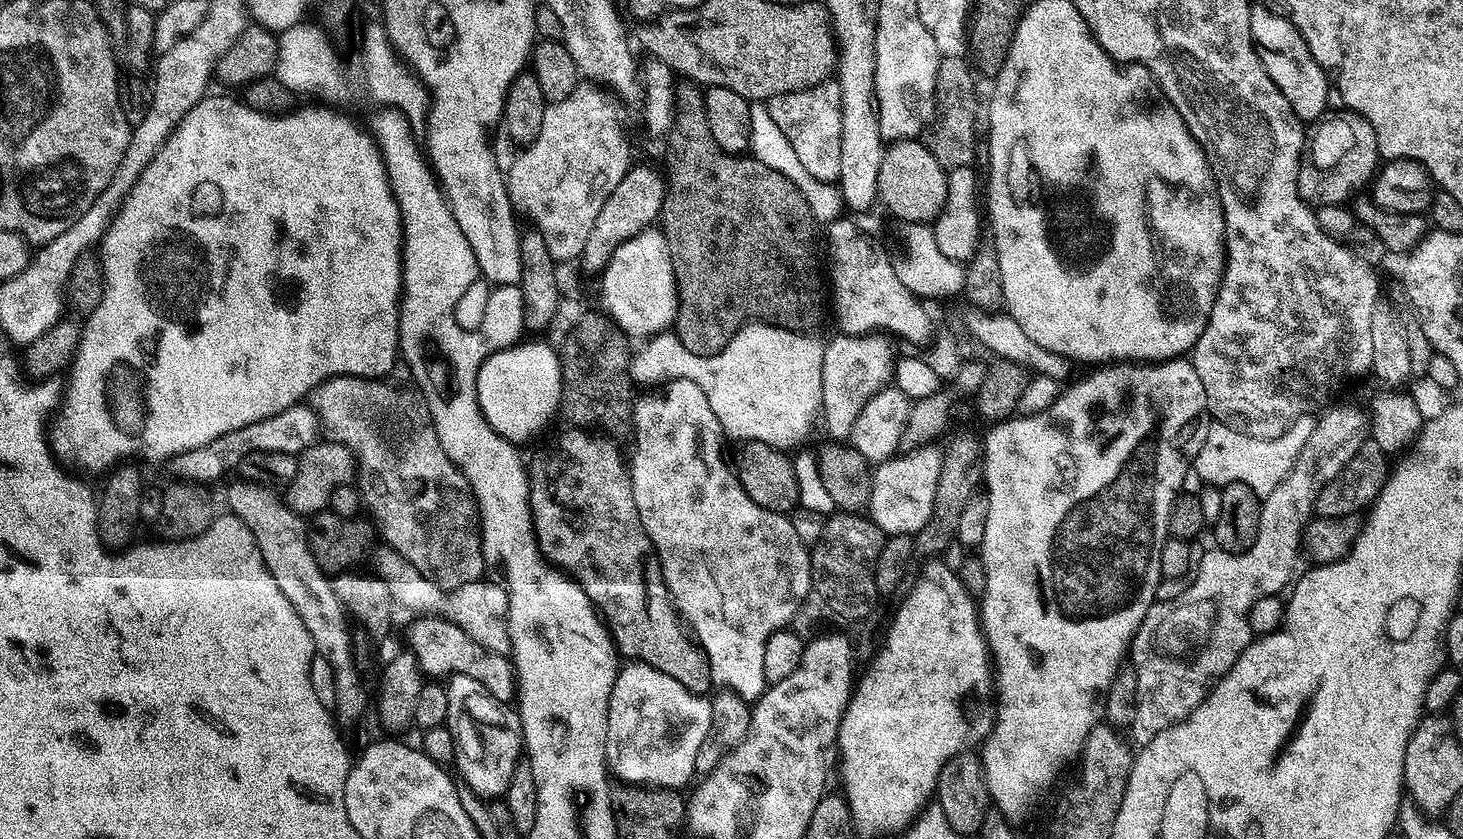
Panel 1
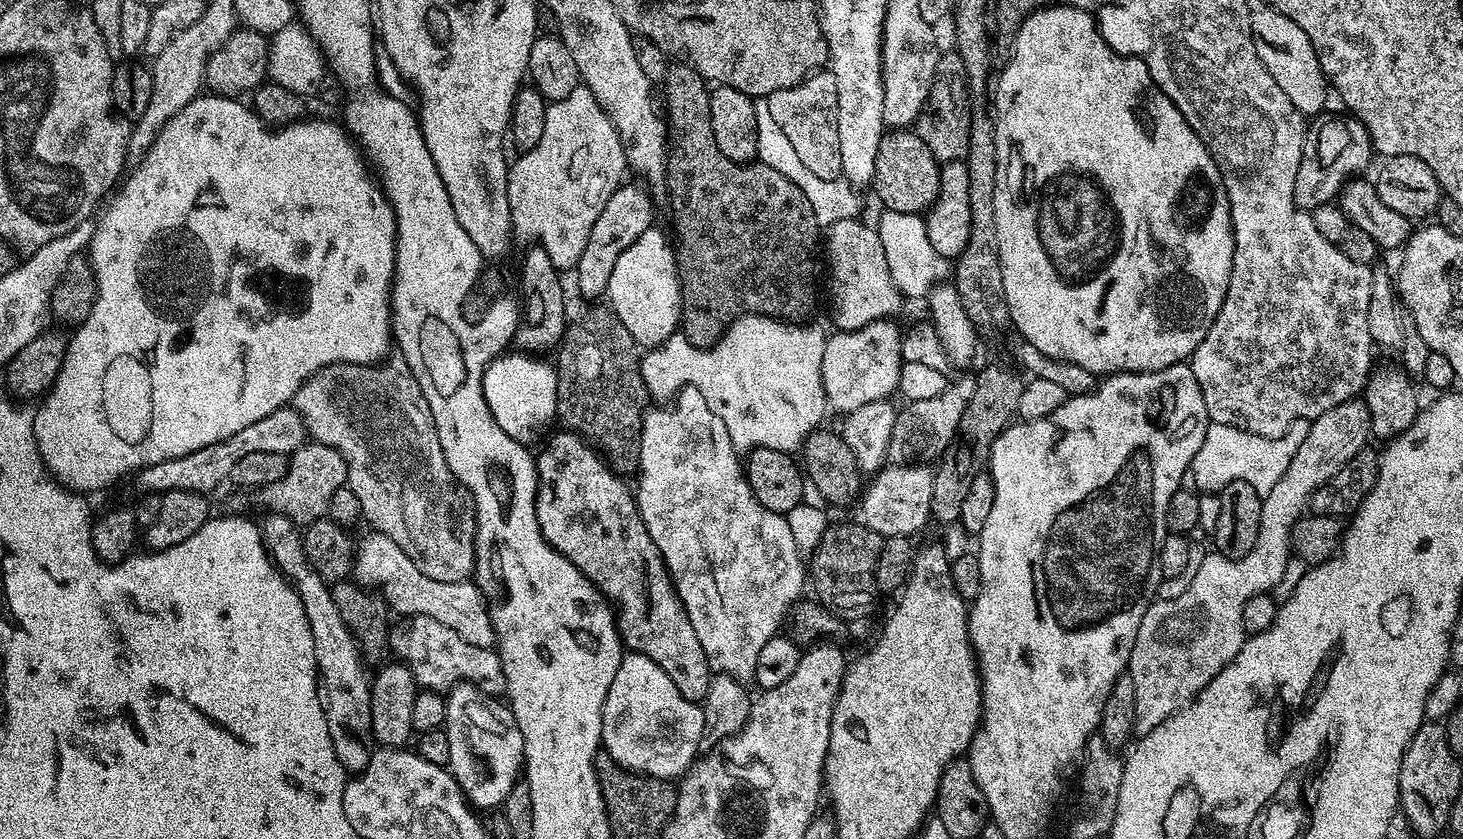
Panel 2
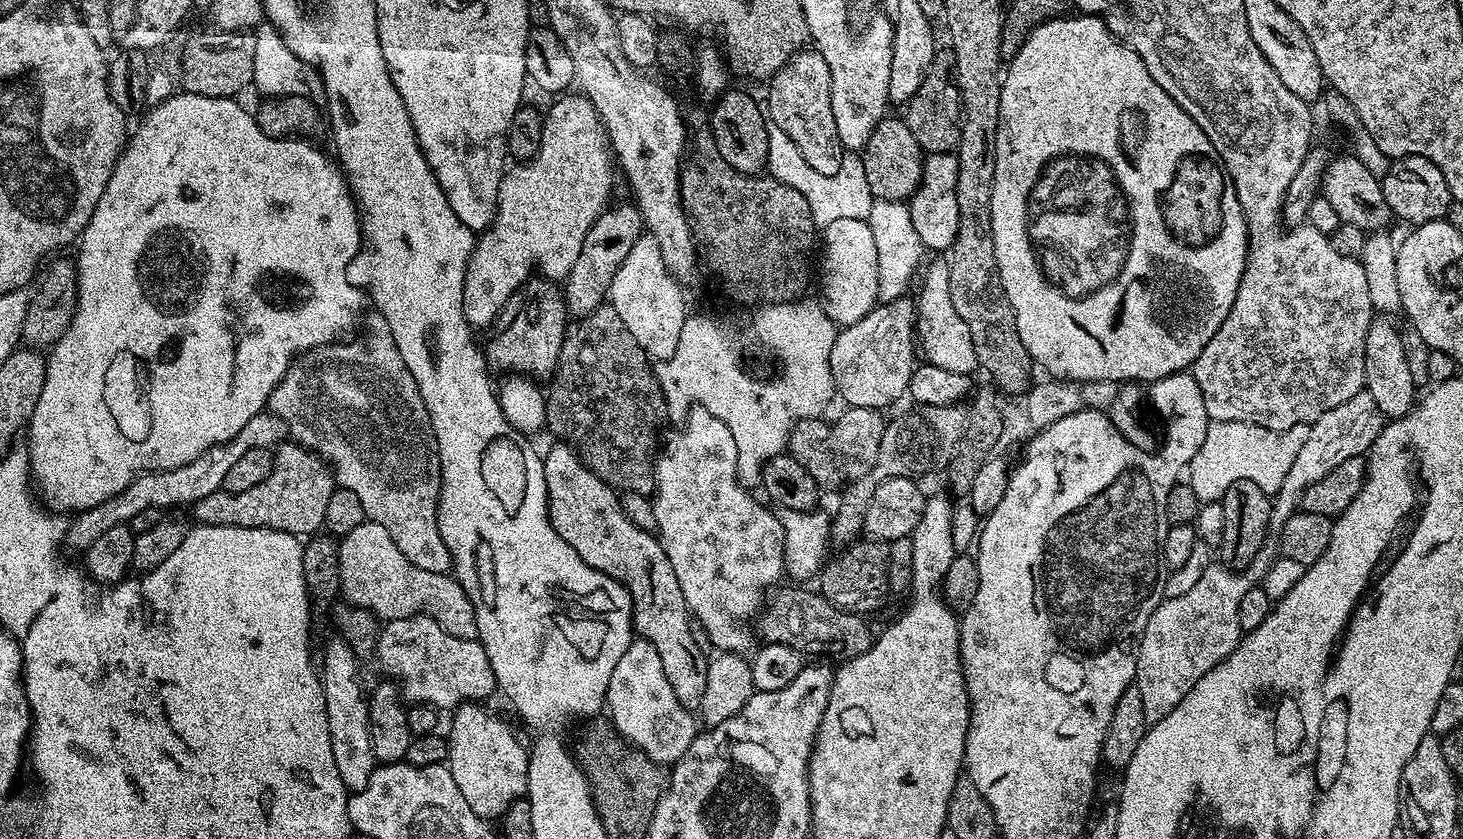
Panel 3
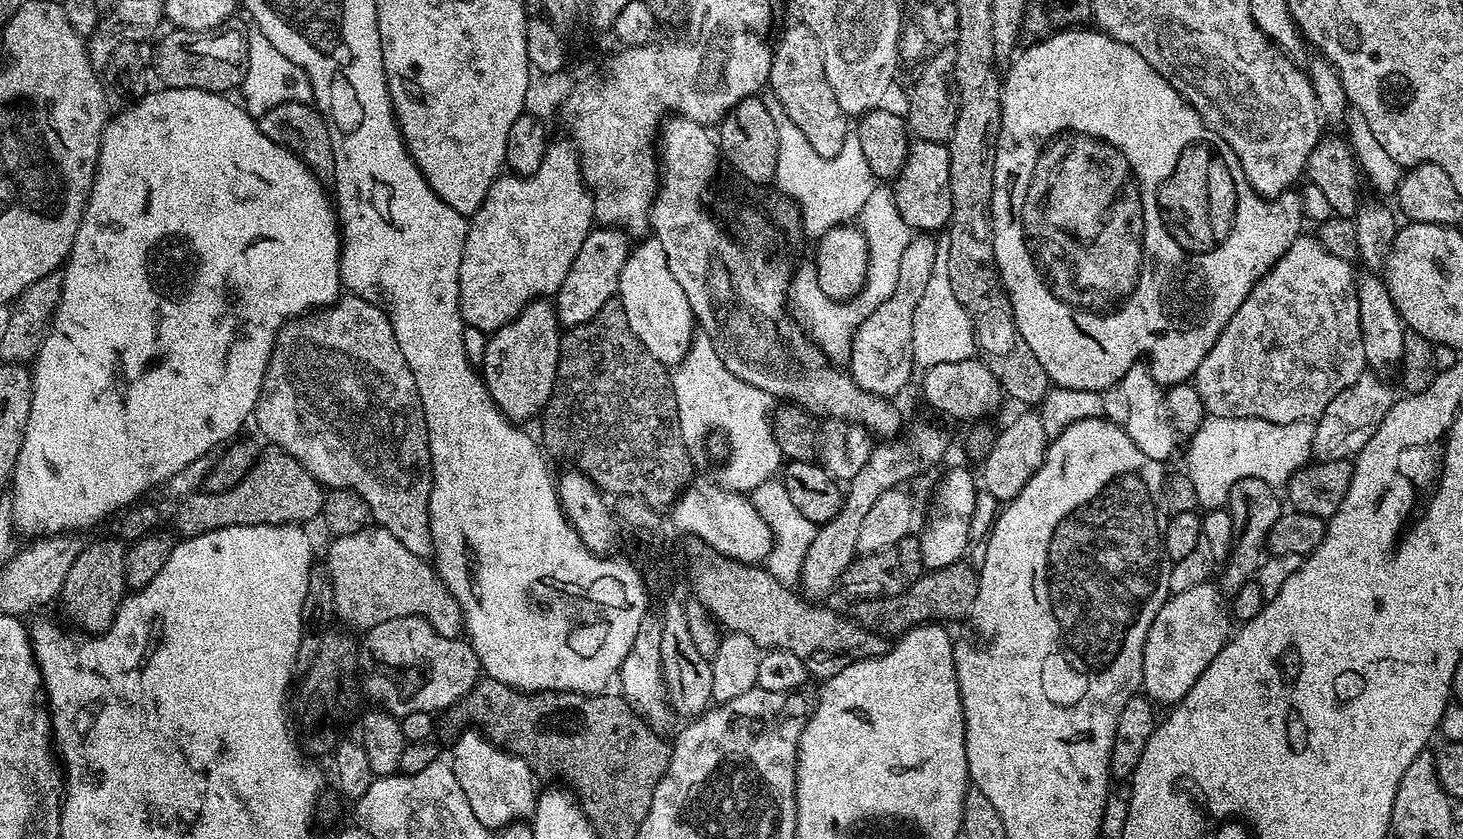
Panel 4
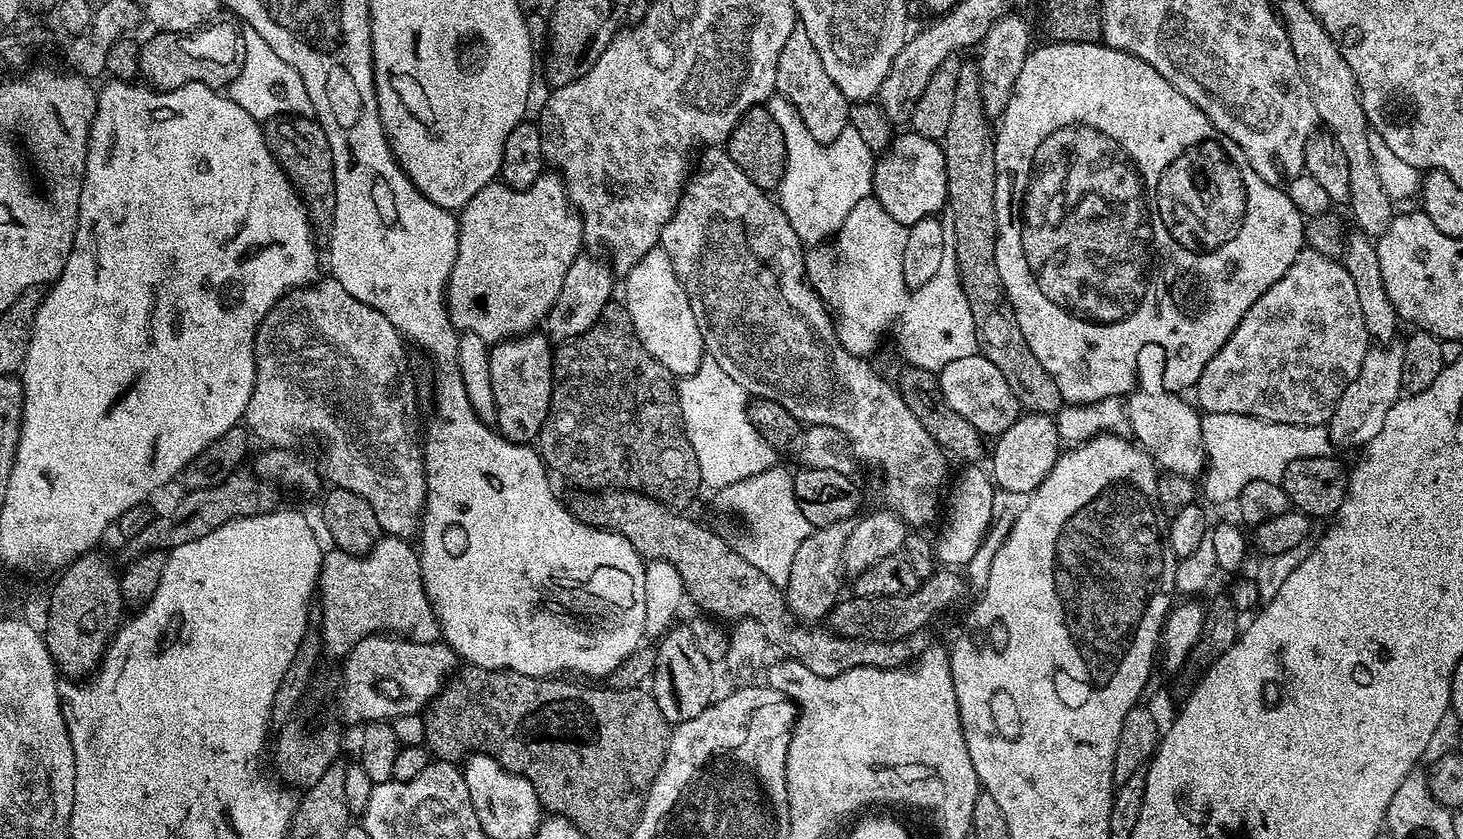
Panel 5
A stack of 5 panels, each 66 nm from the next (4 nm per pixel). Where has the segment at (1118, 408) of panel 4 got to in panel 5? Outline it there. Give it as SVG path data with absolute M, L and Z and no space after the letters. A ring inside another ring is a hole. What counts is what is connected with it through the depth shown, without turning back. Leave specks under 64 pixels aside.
M1146 342L1138 350L1138 361L1136 366L1136 383L1132 392L1126 400L1126 422L1129 431L1133 432L1133 439L1148 452L1153 461L1163 470L1190 476L1199 477L1207 463L1207 455L1203 444L1203 434L1201 430L1201 415L1199 411L1189 402L1184 400L1184 396L1171 392L1165 386L1164 374L1166 366L1166 350L1163 350L1156 342Z

